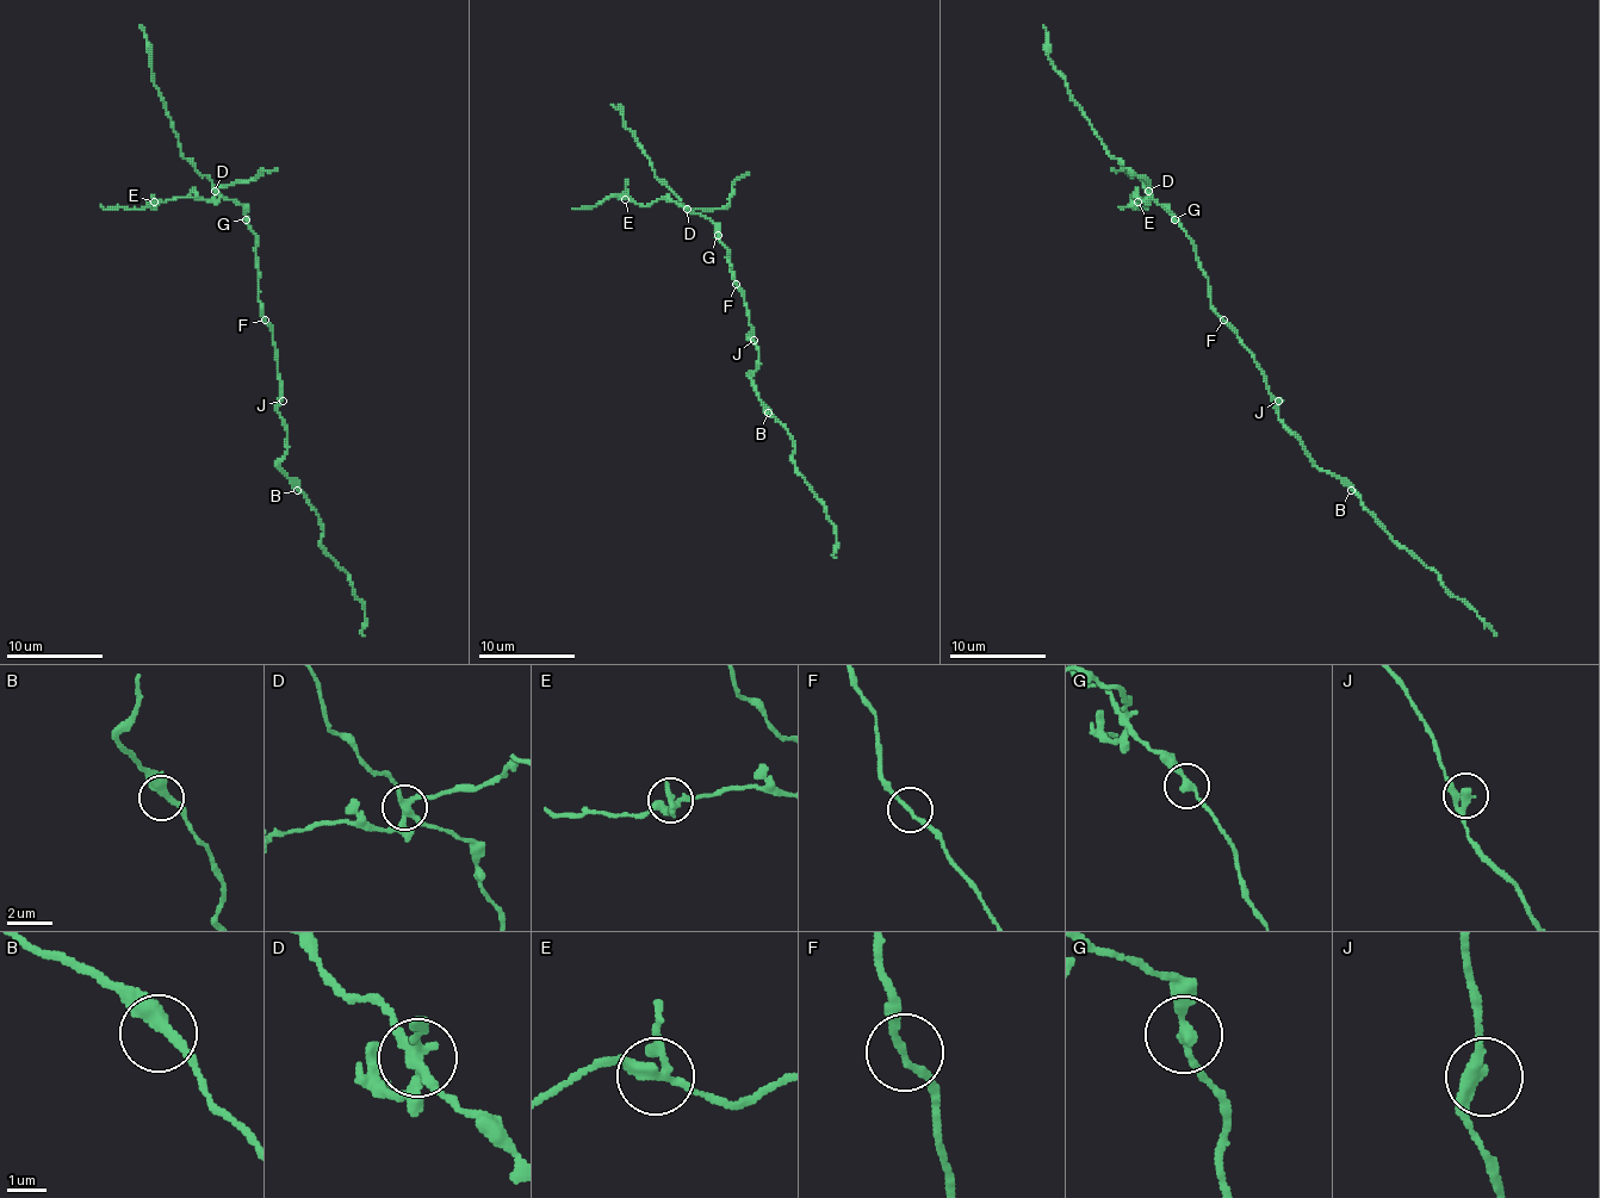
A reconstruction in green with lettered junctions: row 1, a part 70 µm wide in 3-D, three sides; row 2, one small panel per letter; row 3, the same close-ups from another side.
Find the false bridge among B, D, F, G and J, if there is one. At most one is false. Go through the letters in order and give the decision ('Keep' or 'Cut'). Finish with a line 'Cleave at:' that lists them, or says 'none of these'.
B: Keep
D: Cut
F: Keep
G: Keep
J: Keep
Cleave at: D

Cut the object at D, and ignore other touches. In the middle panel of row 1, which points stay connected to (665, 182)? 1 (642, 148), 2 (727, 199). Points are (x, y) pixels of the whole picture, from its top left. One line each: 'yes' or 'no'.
1: yes
2: no

